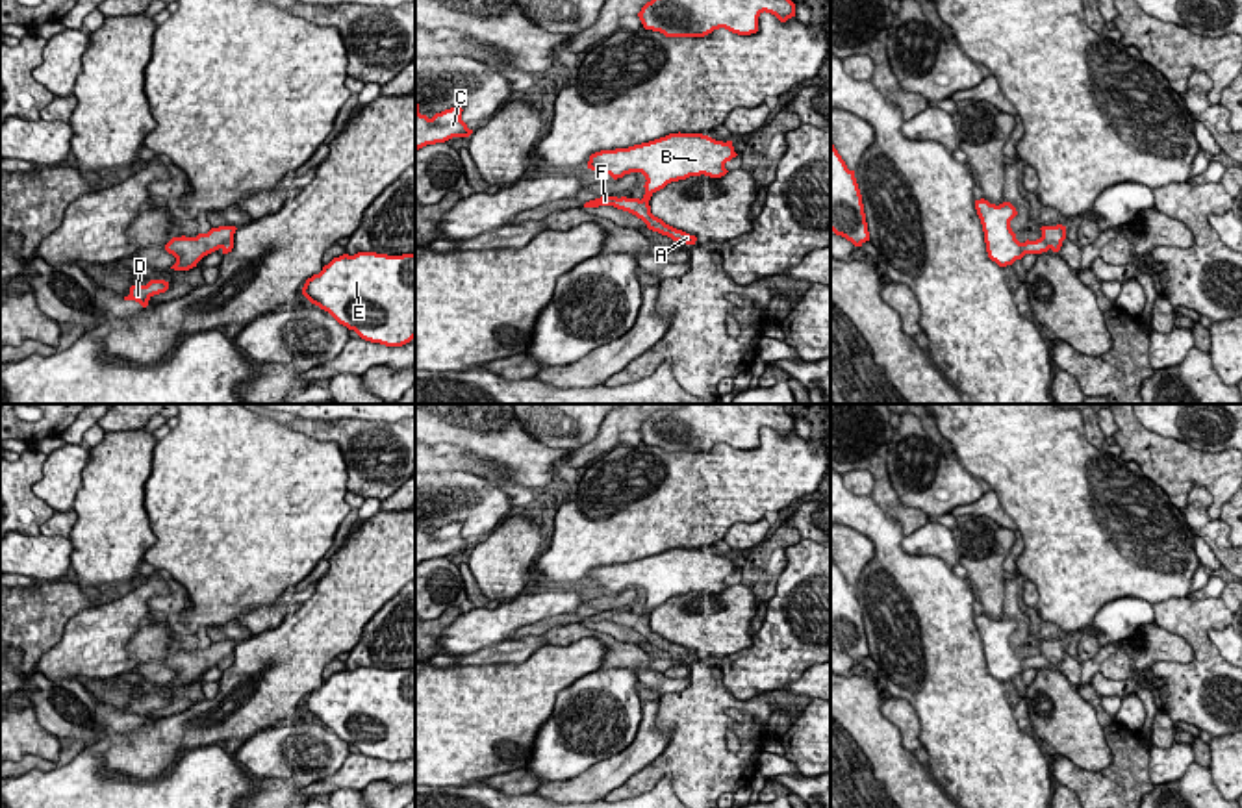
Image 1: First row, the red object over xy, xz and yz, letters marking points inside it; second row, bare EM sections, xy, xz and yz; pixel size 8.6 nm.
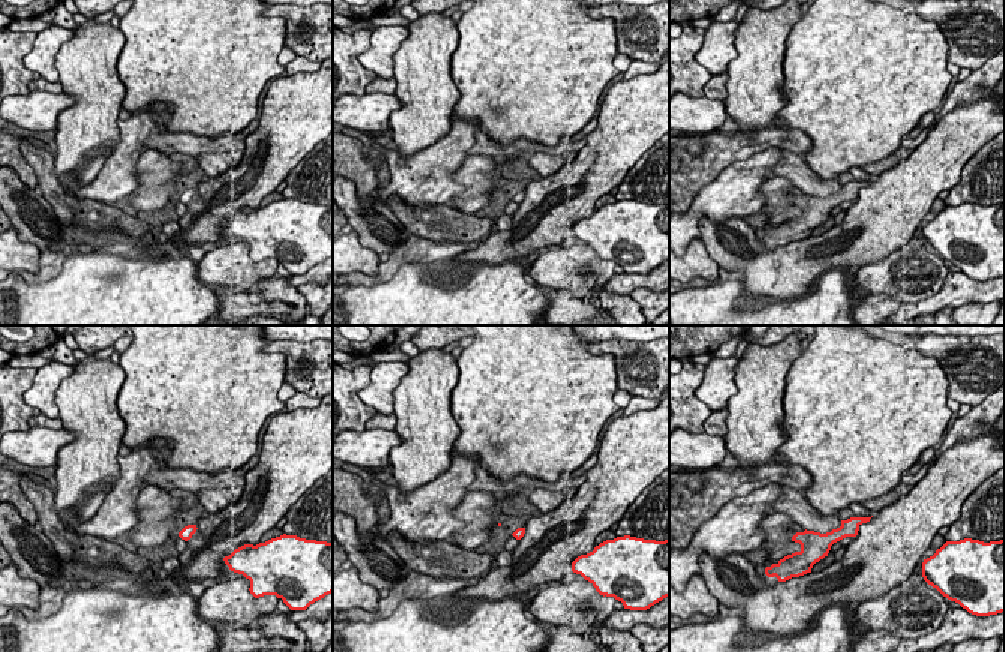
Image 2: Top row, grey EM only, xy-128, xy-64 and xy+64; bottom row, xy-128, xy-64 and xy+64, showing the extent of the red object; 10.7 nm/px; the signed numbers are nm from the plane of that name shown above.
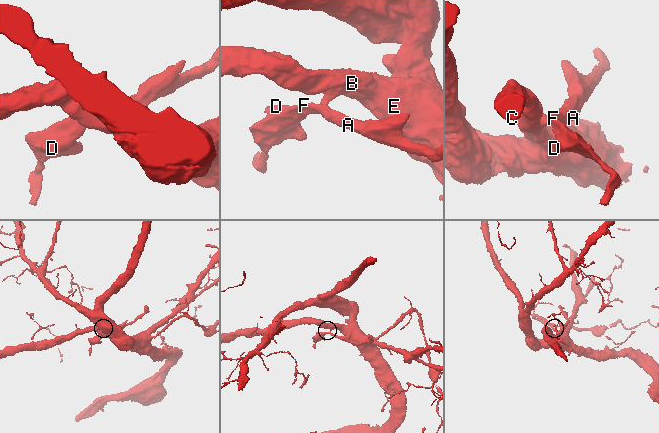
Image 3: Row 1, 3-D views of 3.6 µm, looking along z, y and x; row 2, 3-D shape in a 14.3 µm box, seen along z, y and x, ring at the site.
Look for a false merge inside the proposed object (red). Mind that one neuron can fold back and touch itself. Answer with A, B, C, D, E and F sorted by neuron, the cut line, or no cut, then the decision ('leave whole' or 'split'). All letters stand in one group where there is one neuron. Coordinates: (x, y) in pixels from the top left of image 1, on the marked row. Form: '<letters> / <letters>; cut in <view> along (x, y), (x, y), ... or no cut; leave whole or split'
A D F / B C E; cut in yz along (1040, 238), (1050, 247); split

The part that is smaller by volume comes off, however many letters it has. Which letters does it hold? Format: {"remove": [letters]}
{"remove": ["A", "D", "F"]}

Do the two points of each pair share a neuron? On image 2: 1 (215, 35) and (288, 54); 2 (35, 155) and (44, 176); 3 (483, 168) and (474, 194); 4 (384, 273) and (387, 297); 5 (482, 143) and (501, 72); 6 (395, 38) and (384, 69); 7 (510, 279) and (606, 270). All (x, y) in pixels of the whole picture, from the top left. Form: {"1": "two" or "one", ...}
{"1": "two", "2": "one", "3": "one", "4": "two", "5": "two", "6": "one", "7": "two"}

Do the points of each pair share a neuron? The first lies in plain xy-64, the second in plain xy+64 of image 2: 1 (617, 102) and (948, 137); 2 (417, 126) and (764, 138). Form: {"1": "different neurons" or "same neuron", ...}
{"1": "same neuron", "2": "different neurons"}

